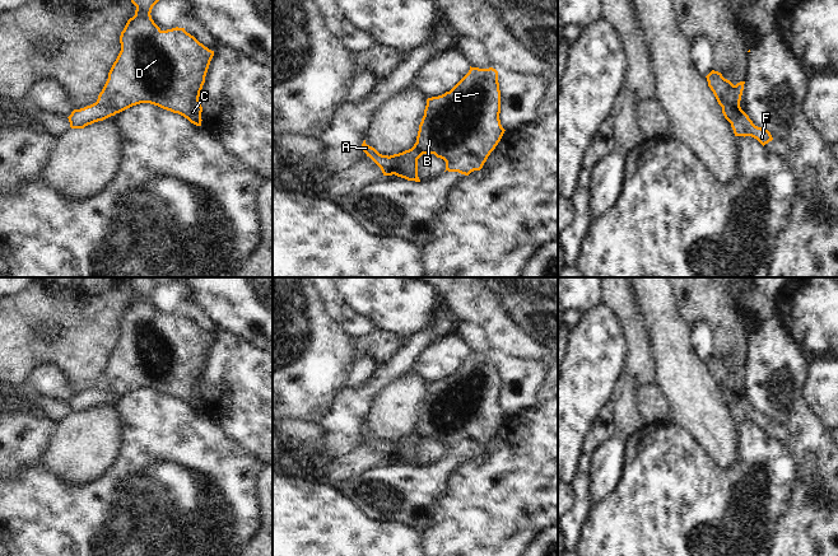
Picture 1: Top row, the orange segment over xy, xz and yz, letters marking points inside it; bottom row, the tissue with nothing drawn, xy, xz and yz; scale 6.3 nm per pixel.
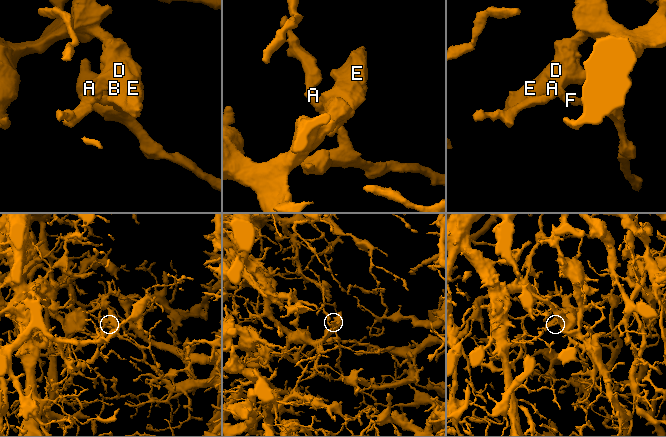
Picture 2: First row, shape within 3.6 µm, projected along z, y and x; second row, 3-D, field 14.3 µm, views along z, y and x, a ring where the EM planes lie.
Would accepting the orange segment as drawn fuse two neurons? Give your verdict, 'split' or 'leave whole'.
split

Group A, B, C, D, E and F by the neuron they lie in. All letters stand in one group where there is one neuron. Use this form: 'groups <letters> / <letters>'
groups A F / B C D E

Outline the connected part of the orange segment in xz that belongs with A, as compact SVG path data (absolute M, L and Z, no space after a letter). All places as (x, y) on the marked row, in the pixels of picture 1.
M362 144L363 151L369 156L382 170L383 176L392 176L395 173L395 162L388 155L380 154L374 148Z

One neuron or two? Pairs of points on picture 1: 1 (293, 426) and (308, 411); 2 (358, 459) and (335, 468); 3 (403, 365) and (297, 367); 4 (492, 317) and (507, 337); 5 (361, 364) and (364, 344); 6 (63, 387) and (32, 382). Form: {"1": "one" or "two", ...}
{"1": "two", "2": "one", "3": "two", "4": "one", "5": "two", "6": "one"}

